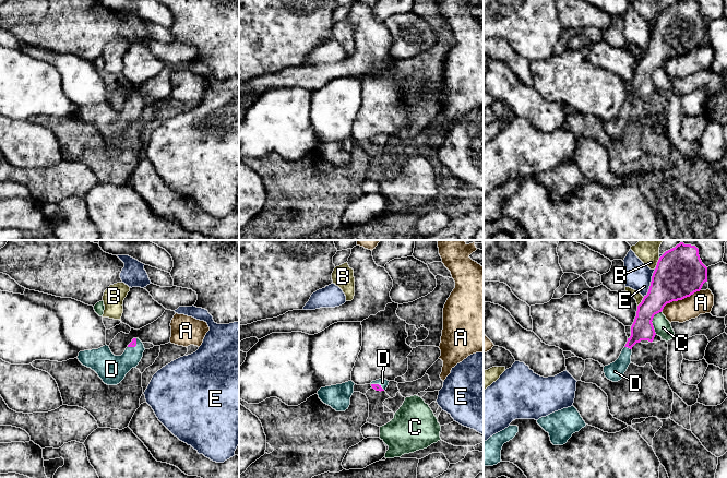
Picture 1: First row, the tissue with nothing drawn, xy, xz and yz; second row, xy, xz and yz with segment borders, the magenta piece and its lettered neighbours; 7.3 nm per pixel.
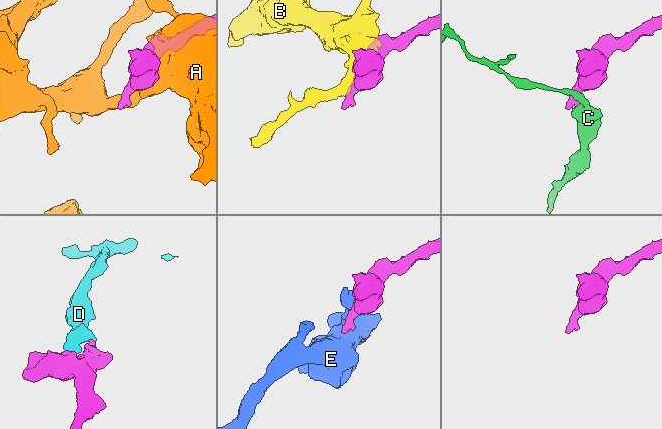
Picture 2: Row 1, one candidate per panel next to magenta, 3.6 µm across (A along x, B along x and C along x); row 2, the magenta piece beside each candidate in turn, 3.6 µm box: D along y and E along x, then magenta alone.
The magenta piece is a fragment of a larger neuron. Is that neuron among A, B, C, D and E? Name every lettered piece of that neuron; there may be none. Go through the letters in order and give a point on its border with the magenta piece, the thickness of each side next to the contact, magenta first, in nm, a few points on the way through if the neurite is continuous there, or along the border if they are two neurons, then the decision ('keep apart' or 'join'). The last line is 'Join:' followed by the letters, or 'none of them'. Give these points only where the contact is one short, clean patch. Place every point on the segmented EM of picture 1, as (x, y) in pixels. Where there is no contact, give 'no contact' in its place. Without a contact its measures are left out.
A: contact yz (679, 299); calibres 360 and 170 nm; keep apart
B: contact yz (657, 263); calibres 360 and 180 nm; keep apart
C: contact yz (651, 322); calibres 200 and 130 nm; border yz (660, 311), (654, 315), (652, 321), (656, 334); keep apart
D: contact yz (628, 347); calibres 160 and 140 nm; way yz (642, 329), (628, 347), (623, 361), (615, 371); join
E: contact yz (651, 283); calibres 360 and 200 nm; border yz (655, 269), (648, 291), (643, 296); keep apart
Join: D

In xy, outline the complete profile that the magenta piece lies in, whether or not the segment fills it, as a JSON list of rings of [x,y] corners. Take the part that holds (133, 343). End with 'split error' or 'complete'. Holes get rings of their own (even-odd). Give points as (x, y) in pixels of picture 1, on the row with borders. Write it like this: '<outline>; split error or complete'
[[[133,338],[121,356],[115,356],[109,346],[80,351],[79,361],[94,370],[107,385],[117,385],[132,369],[136,368],[145,348],[139,338]]]; split error

